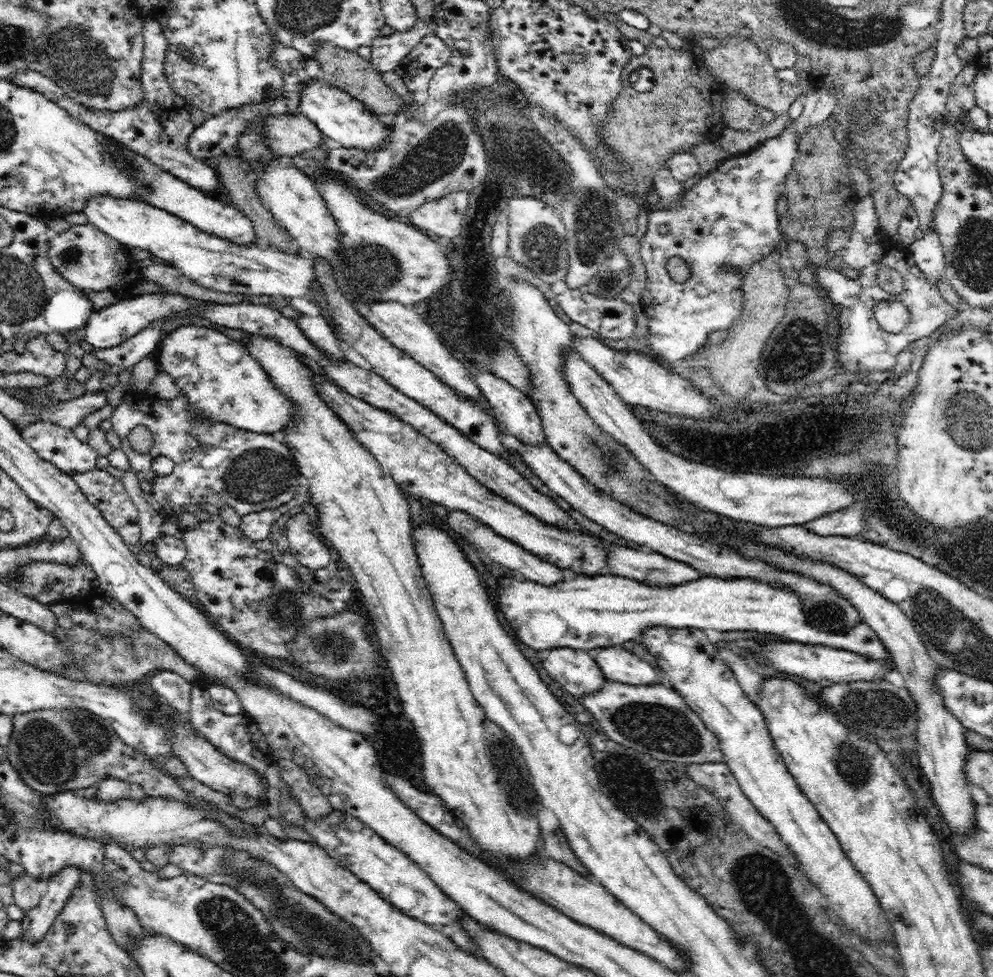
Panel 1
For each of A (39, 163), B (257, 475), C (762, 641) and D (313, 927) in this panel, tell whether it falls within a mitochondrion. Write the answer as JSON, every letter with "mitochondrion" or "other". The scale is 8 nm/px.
{"A":"other","B":"mitochondrion","C":"other","D":"mitochondrion"}

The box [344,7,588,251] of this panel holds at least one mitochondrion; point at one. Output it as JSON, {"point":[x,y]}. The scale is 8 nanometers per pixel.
{"point":[445,148]}

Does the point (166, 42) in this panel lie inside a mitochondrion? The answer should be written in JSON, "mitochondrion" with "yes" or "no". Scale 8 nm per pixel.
{"mitochondrion":"no"}

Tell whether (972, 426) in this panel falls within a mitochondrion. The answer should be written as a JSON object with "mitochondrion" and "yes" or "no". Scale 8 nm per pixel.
{"mitochondrion":"yes"}

